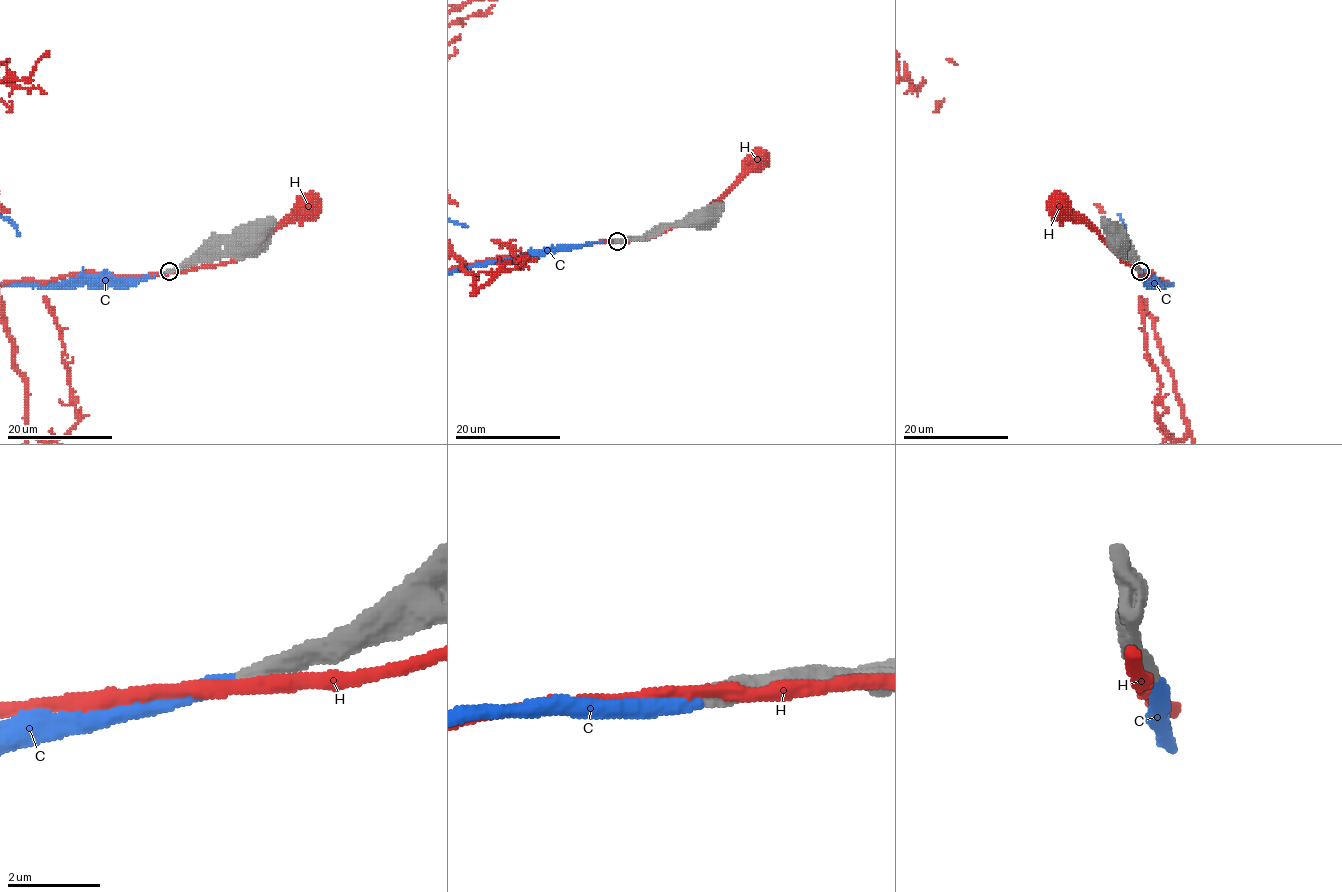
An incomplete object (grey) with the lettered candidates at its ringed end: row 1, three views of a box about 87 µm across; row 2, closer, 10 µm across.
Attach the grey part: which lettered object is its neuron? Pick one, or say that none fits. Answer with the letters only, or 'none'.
C

